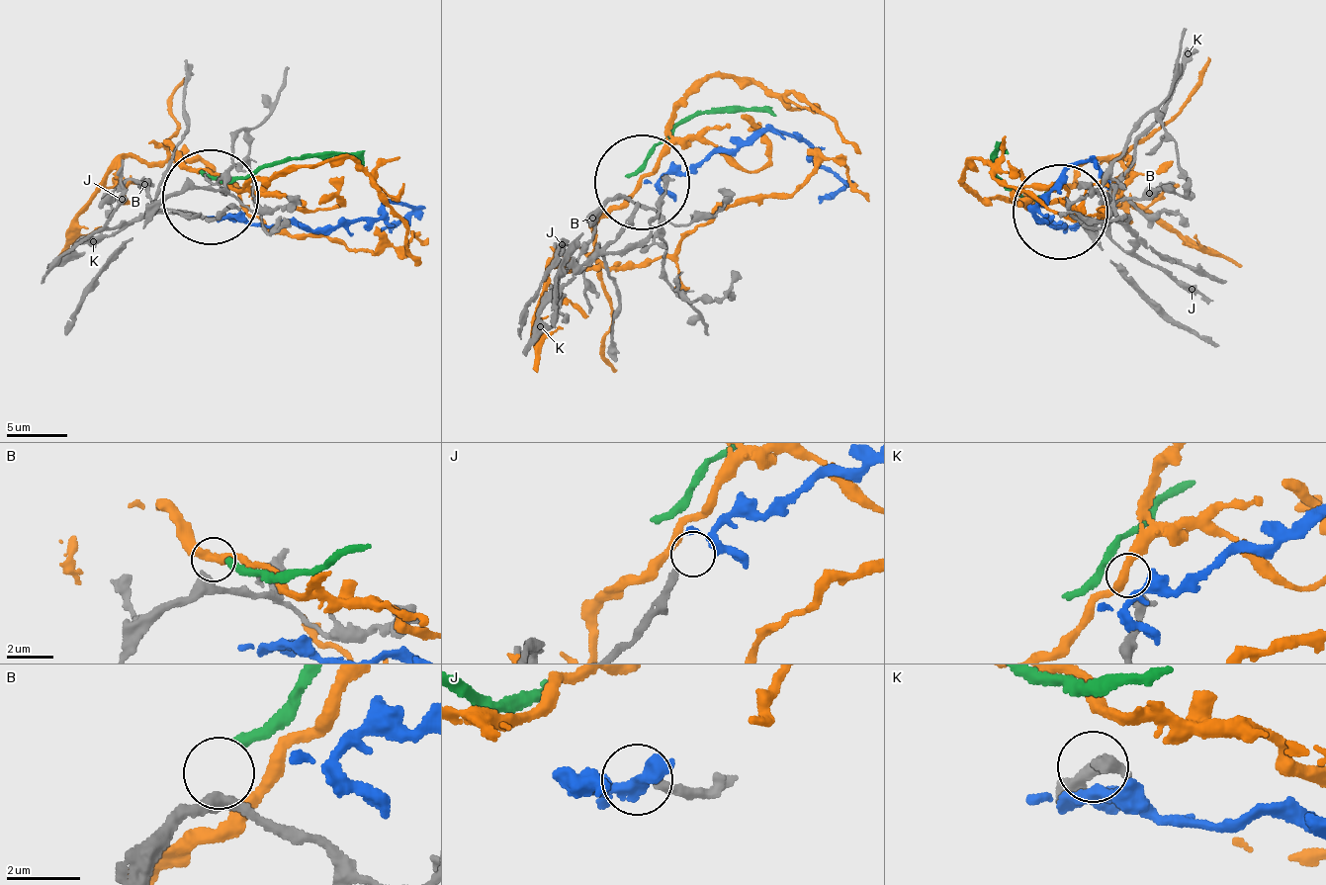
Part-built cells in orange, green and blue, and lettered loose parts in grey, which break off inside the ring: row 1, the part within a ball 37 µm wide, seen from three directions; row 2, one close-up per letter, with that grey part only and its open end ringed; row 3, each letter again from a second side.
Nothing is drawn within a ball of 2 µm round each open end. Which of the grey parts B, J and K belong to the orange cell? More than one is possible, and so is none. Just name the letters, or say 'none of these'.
none of these

